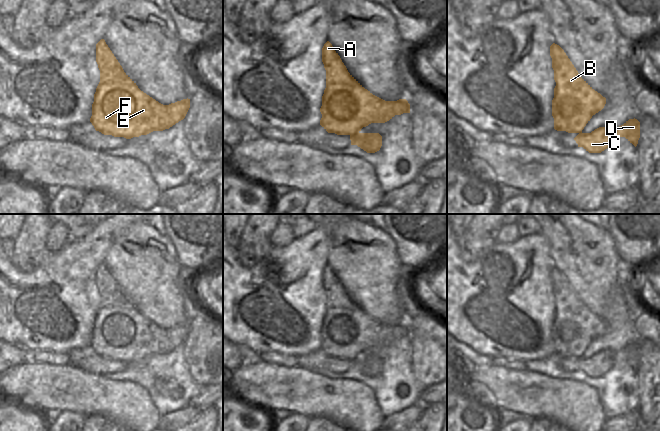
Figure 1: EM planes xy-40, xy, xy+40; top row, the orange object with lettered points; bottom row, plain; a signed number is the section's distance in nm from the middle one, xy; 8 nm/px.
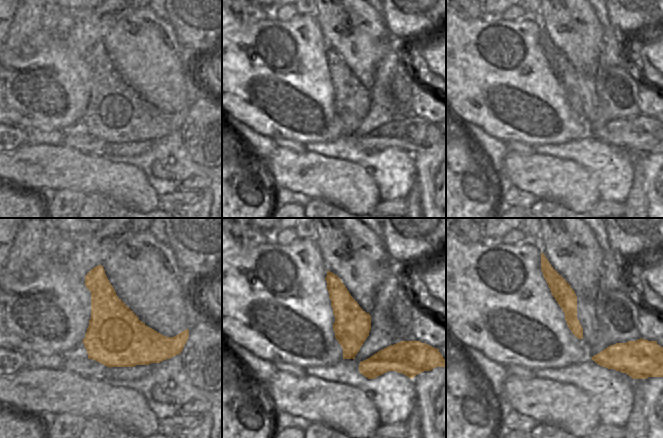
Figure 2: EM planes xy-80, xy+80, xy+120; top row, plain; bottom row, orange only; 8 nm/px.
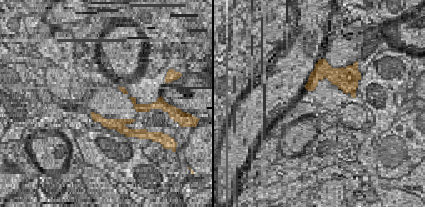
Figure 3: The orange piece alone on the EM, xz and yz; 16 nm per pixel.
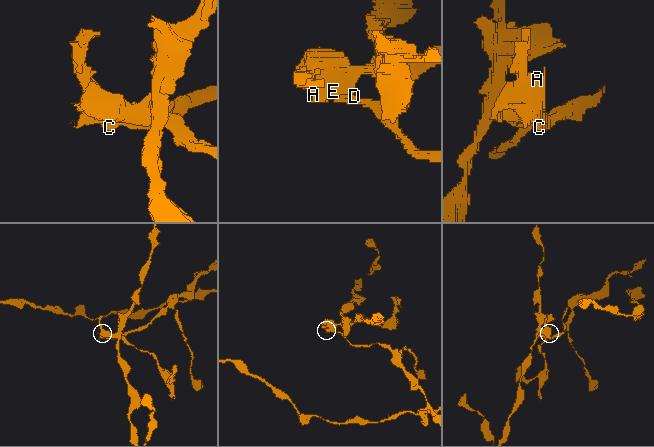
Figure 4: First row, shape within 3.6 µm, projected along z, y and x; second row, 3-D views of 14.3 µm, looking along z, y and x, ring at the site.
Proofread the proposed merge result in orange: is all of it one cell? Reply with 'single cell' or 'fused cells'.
fused cells

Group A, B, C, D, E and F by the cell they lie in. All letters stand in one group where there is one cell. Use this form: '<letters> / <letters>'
A B E F / C D

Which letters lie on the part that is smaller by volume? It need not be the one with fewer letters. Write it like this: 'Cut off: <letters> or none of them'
Cut off: A, B, E, F

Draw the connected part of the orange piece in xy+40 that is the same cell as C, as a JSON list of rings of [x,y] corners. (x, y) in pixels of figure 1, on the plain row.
[[[629,343],[619,351],[599,351],[591,357],[580,357],[574,364],[578,371],[583,371],[589,377],[601,377],[607,373],[617,361],[625,361],[635,371],[640,362],[640,346]]]

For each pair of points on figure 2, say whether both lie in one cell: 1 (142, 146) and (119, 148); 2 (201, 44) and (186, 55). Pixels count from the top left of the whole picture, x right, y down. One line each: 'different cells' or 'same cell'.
1: same cell
2: different cells

